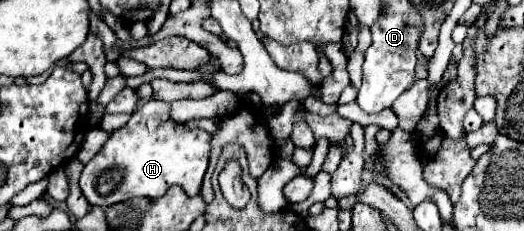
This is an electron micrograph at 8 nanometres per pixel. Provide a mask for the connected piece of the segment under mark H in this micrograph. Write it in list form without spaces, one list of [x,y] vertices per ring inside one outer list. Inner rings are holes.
[[[149,100],[131,114],[131,120],[115,130],[103,148],[93,156],[79,178],[79,186],[89,204],[107,208],[133,196],[161,198],[171,186],[179,184],[187,196],[197,196],[209,166],[211,134],[189,128],[169,116],[171,104]]]

